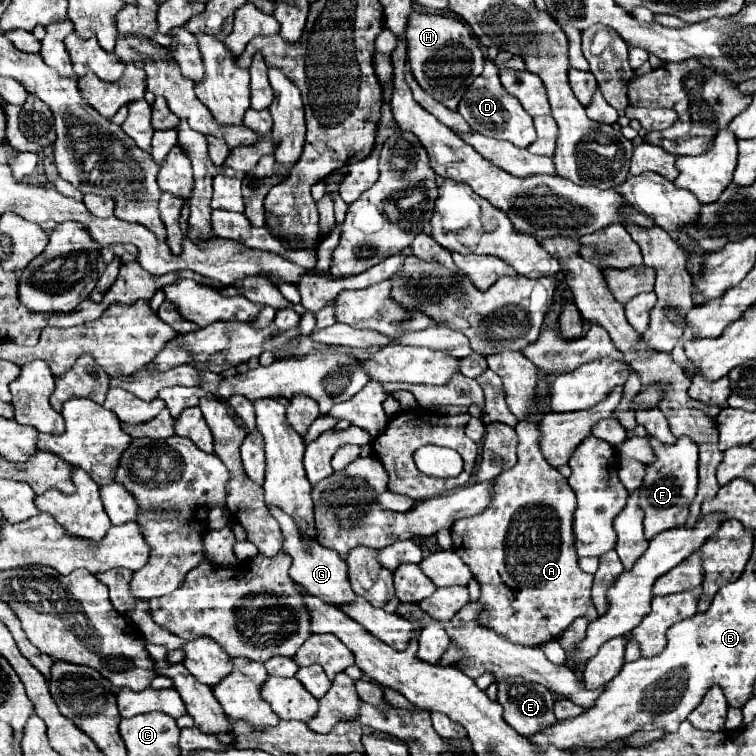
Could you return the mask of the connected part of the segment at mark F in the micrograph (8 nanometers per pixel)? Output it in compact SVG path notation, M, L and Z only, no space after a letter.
M648 437L648 443L654 451L654 461L646 465L644 483L638 491L640 509L644 511L644 531L646 539L652 539L660 531L682 525L688 519L690 503L698 491L698 447L692 439L678 437L676 443L666 445L658 439Z

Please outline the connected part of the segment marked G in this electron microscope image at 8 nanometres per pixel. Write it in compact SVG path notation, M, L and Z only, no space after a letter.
M272 503L266 505L270 515L280 523L280 529L282 529L282 535L284 535L284 543L282 543L282 551L286 551L286 555L292 557L292 567L290 567L290 575L292 579L302 585L310 595L316 595L320 597L324 603L328 605L340 605L340 603L350 603L354 601L354 591L350 589L350 583L348 583L348 567L346 567L346 561L342 561L336 551L332 549L326 549L322 547L320 543L316 543L314 539L312 541L306 541L302 537L302 531L298 531L296 527L296 521L282 513L280 509L276 509Z

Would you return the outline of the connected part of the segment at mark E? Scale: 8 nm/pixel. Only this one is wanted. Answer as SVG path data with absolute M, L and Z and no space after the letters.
M520 677L506 679L506 681L498 683L498 701L504 707L504 721L524 737L540 733L540 731L544 731L556 723L556 717L552 711L554 697L544 685L538 685L538 683L520 679Z

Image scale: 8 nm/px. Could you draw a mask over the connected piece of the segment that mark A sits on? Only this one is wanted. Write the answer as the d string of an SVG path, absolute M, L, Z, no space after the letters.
M544 377L536 383L534 405L536 411L526 415L526 419L518 421L518 463L500 473L494 485L494 499L486 511L474 517L464 517L452 525L452 541L454 551L468 563L474 573L474 579L480 583L480 613L474 619L476 625L488 627L502 635L504 639L524 645L524 647L540 647L548 641L558 639L578 617L586 621L598 619L596 607L590 599L592 575L584 573L578 567L578 555L574 549L574 533L572 533L572 513L576 507L576 495L570 489L568 481L544 459L540 451L540 415L544 413L540 407L548 401L548 381Z

